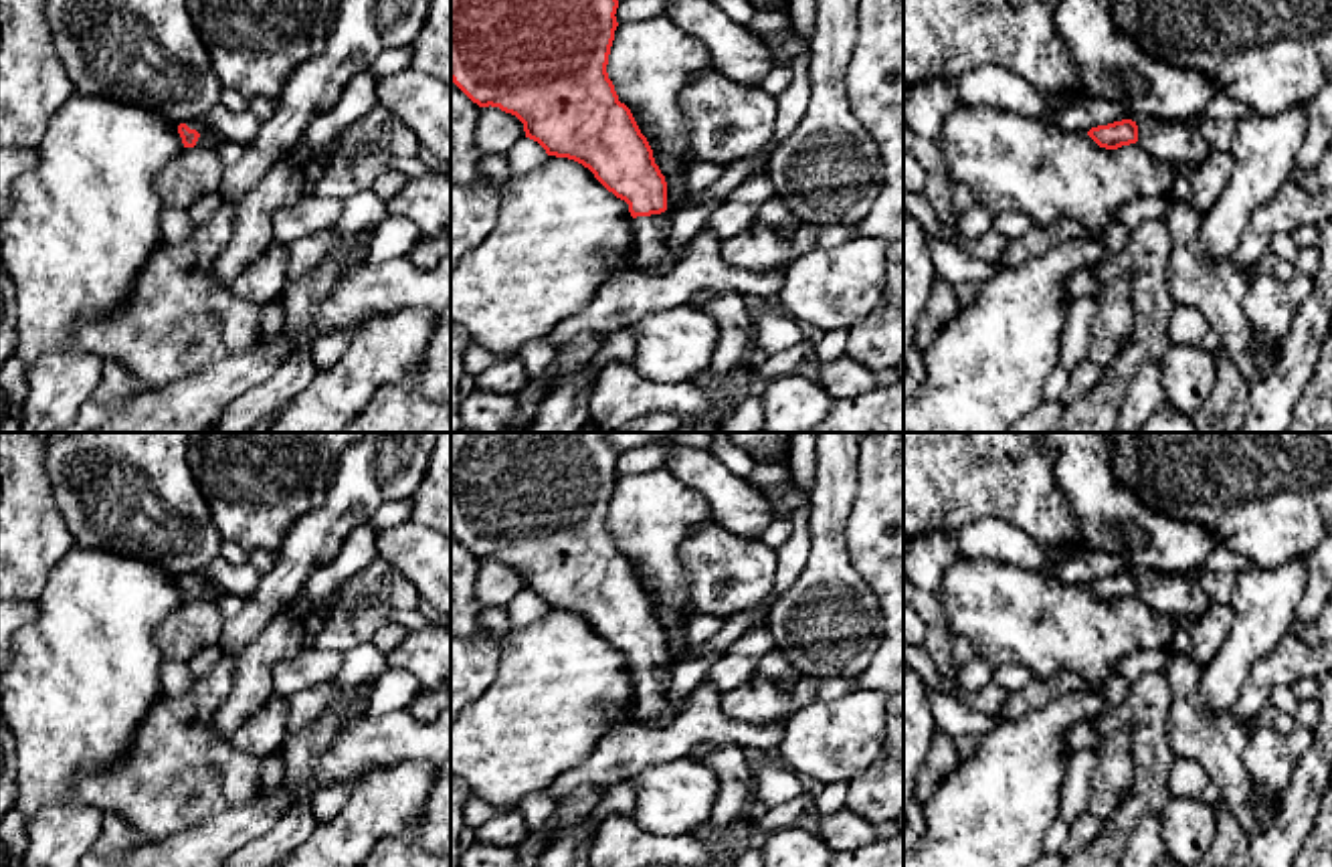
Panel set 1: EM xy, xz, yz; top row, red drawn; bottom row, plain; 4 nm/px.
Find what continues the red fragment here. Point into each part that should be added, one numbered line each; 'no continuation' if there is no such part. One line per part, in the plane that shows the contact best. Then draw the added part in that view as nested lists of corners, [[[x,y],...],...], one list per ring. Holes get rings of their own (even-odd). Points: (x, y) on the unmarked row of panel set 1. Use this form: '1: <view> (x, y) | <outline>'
1: xz (651, 708) | [[[667,665],[637,669],[633,671],[633,681],[635,697],[627,715],[647,730],[669,728],[687,705],[687,697],[675,703],[669,701],[671,671]]]

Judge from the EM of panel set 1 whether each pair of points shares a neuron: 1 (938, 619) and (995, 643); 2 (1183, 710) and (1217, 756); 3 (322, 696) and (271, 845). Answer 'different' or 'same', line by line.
1: different
2: same
3: different

